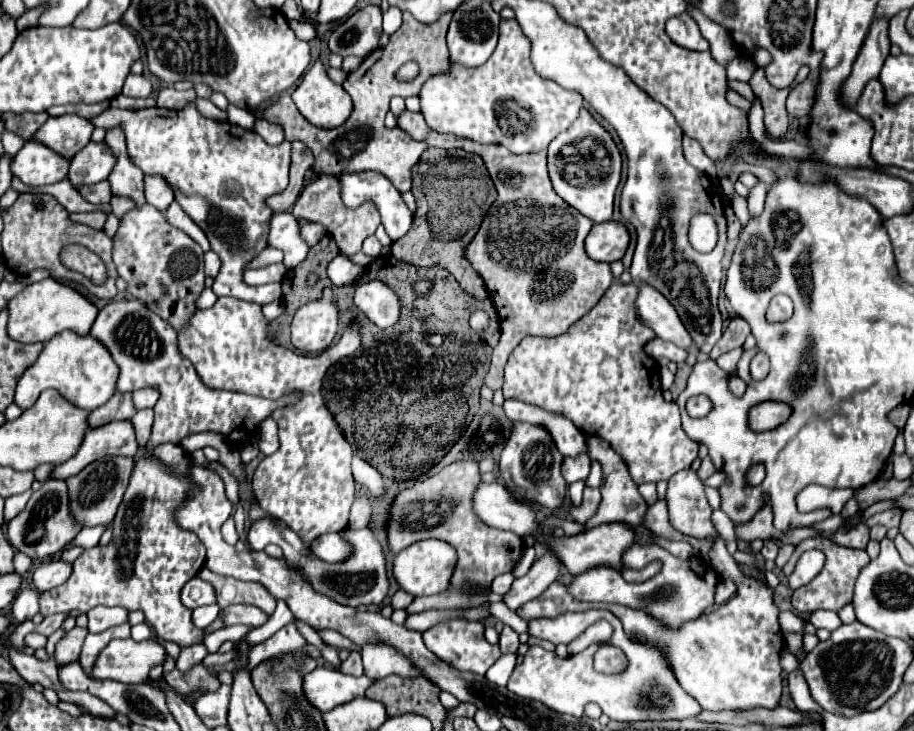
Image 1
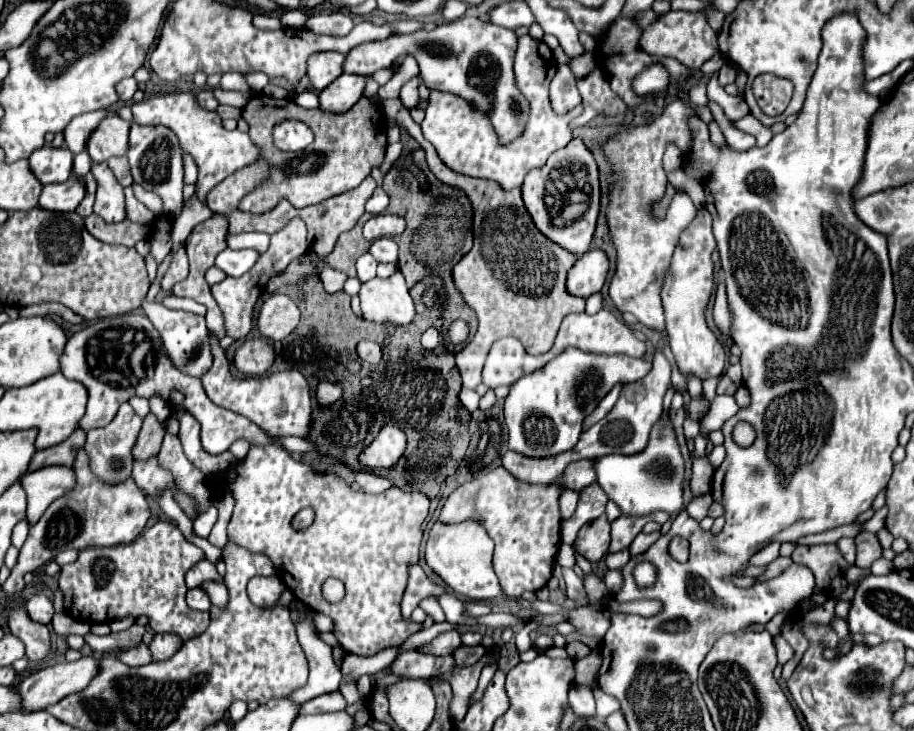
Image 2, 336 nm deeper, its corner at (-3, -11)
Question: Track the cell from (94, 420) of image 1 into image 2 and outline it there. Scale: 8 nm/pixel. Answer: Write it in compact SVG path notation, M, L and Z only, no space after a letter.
M76 429L74 435L70 435L70 439L54 445L54 447L48 447L48 449L42 449L42 451L36 451L36 455L30 459L30 467L26 473L32 473L36 469L42 469L42 467L50 467L50 465L66 465L70 467L70 463L74 461L78 449L84 445L86 441L86 433L82 429Z

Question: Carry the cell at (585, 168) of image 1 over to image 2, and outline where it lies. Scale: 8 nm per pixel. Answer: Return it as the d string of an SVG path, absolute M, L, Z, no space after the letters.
M572 139L566 147L550 155L542 167L532 169L522 183L522 201L546 239L578 257L584 255L590 249L600 203L598 167L586 145L580 139Z

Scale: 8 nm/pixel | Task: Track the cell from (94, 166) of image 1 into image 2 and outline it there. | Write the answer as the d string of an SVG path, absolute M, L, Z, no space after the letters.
M78 177L68 179L66 183L54 183L54 185L46 185L42 189L38 207L46 209L46 211L74 211L82 197L86 195L84 191L84 183Z

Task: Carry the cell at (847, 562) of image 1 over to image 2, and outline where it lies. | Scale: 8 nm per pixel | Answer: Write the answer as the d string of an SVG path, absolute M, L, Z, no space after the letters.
M812 545L812 547L796 547L792 553L792 561L798 565L806 565L814 577L818 591L826 593L830 589L830 581L836 575L844 575L848 569L846 559L842 557L836 545Z

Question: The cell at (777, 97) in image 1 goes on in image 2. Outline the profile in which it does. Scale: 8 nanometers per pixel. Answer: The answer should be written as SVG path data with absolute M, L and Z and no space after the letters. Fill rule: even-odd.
M758 75L752 83L752 91L758 101L758 107L769 116L776 116L784 112L792 97L792 89L794 87L790 81L780 79L776 75ZM766 101L776 101L776 103L768 105Z

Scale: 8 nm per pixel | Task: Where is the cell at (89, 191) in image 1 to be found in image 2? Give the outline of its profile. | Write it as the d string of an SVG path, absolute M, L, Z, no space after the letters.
M122 157L122 159L108 159L108 165L114 171L114 175L116 175L116 179L118 179L118 183L122 187L132 185L132 175L130 175L130 167L128 167L128 159L126 157Z

